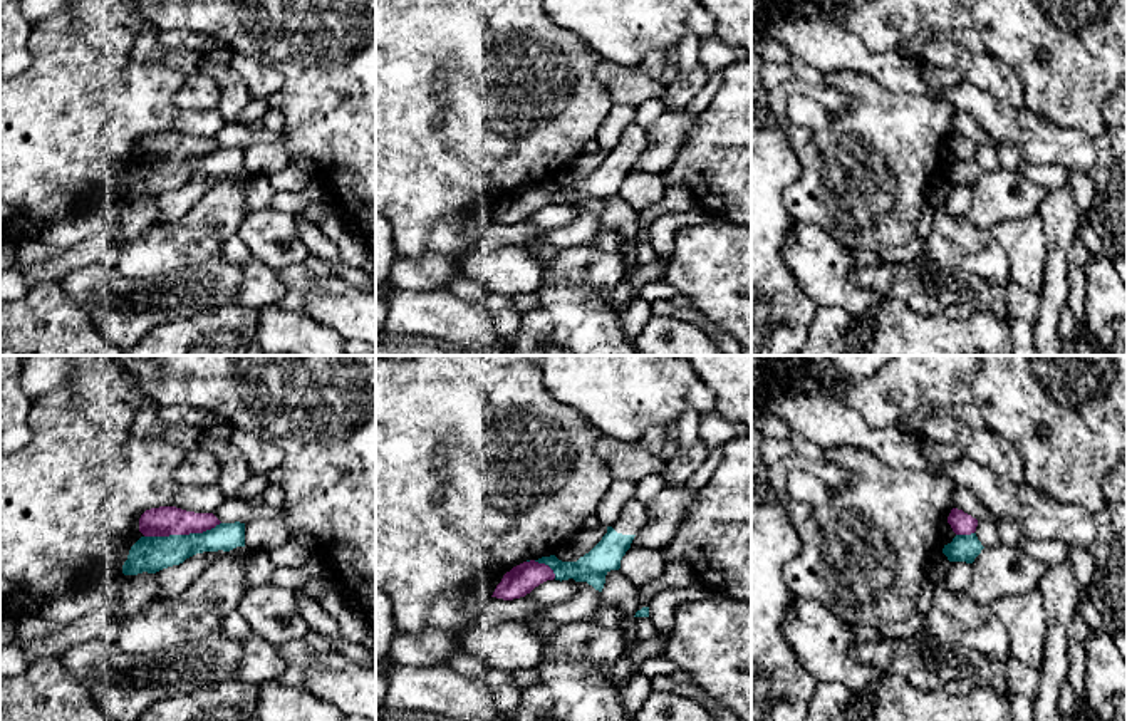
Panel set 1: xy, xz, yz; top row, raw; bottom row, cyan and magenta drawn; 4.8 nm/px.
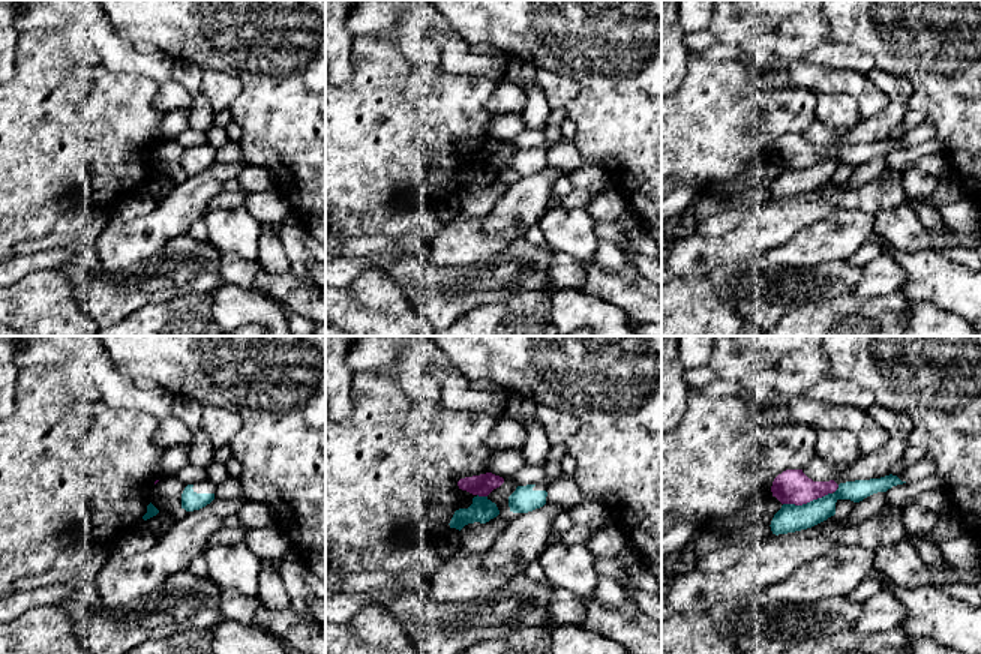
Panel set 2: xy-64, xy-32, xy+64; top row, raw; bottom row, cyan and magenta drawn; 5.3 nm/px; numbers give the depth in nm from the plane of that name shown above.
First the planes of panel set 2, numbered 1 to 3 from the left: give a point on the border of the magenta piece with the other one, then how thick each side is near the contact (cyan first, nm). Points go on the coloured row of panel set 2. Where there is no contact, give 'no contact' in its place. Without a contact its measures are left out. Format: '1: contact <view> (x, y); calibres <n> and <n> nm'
1: no contact
2: contact xy-32 (482, 497); calibres 130 and 120 nm
3: contact xy+64 (807, 503); calibres 150 and 190 nm

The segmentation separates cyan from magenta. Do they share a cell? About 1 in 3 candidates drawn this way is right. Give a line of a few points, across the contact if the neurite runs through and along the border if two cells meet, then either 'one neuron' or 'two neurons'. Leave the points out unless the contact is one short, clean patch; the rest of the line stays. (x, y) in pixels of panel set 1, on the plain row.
line xy (150, 178), (173, 160), (181, 160), (166, 145); one neuron

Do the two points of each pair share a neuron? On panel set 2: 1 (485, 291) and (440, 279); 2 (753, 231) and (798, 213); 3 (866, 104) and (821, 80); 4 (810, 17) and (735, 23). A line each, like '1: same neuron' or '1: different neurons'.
1: same neuron
2: same neuron
3: same neuron
4: same neuron

